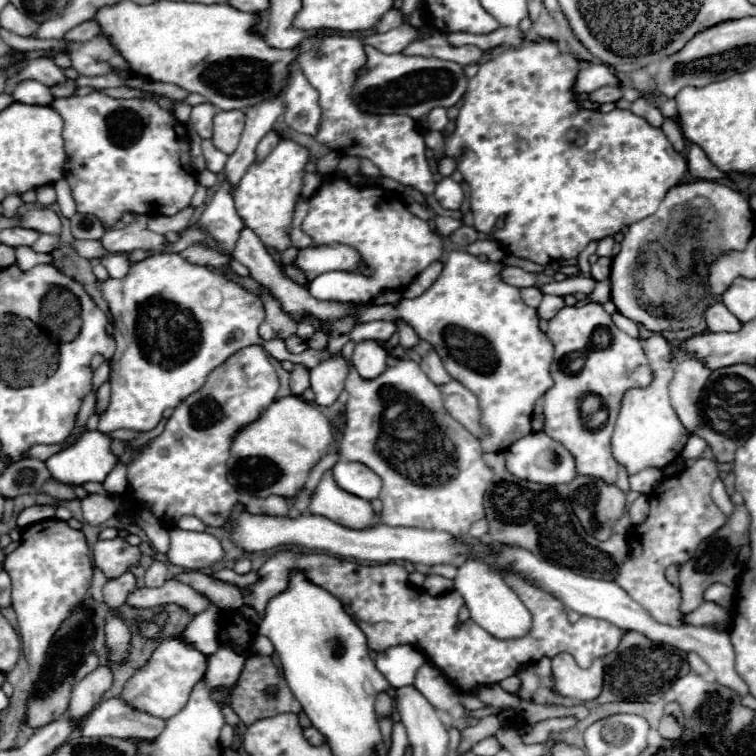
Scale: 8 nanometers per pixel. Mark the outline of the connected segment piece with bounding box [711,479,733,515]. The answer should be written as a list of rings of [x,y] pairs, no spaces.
[[[717,479],[717,481],[713,483],[711,497],[713,497],[715,505],[717,505],[725,515],[731,515],[731,513],[733,513],[733,503],[731,503],[731,499],[729,499],[729,495],[727,495],[727,491],[725,491],[721,479]]]

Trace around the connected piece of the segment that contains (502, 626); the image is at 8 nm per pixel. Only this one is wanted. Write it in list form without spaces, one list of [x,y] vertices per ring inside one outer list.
[[[467,559],[461,567],[457,567],[453,587],[465,599],[465,605],[469,607],[471,619],[477,625],[481,625],[485,631],[489,631],[493,637],[499,637],[499,639],[521,637],[523,633],[527,633],[527,629],[531,629],[531,613],[527,613],[527,607],[507,587],[501,573],[497,569],[493,569],[491,565],[487,565],[483,561]]]

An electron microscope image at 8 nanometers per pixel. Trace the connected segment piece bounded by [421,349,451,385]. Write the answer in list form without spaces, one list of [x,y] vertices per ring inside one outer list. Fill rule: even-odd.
[[[431,349],[423,359],[421,359],[421,369],[425,371],[425,375],[435,383],[435,385],[443,385],[447,383],[451,377],[449,373],[445,371],[439,355],[435,353],[435,349]]]

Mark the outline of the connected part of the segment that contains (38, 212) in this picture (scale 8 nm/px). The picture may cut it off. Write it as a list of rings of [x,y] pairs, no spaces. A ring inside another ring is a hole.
[[[41,207],[41,209],[29,209],[21,219],[19,219],[21,227],[31,227],[31,229],[39,229],[41,233],[51,233],[51,235],[59,235],[63,225],[61,225],[61,217],[51,209],[51,207]]]

